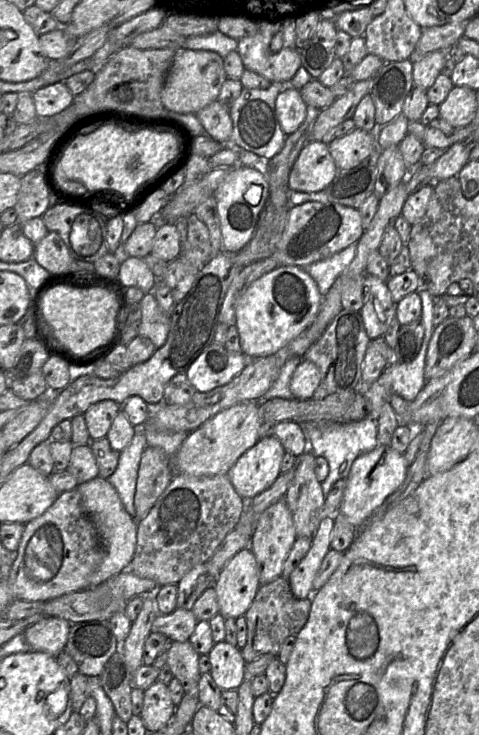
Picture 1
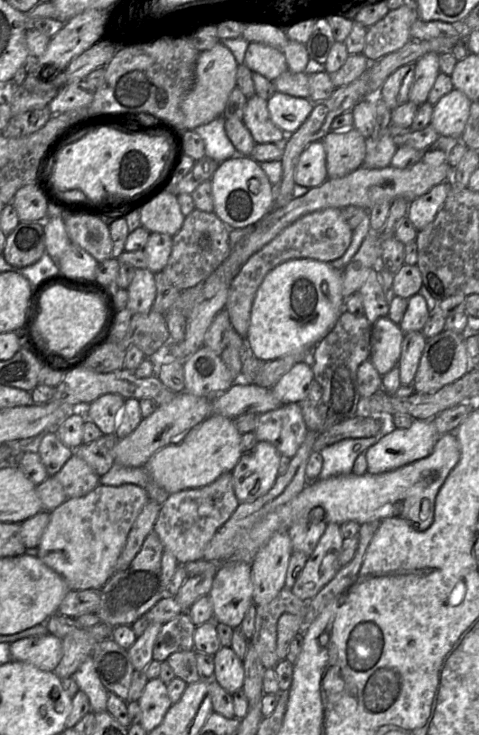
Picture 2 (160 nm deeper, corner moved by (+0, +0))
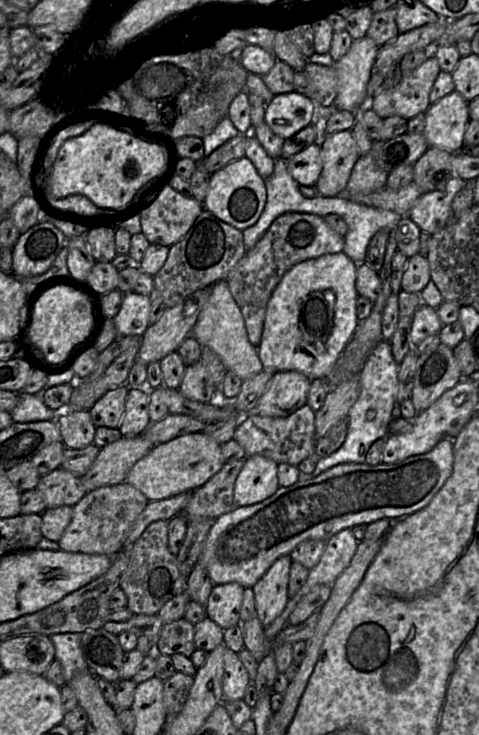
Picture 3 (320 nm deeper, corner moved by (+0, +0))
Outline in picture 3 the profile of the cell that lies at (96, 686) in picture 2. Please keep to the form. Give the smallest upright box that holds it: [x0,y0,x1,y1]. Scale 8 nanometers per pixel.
[53,633,90,682]

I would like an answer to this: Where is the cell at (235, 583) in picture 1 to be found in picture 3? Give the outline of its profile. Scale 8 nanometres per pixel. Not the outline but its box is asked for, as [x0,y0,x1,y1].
[205,582,244,630]

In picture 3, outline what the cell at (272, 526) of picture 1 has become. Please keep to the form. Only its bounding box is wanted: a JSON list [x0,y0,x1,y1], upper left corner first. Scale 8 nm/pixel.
[252,555,291,627]

